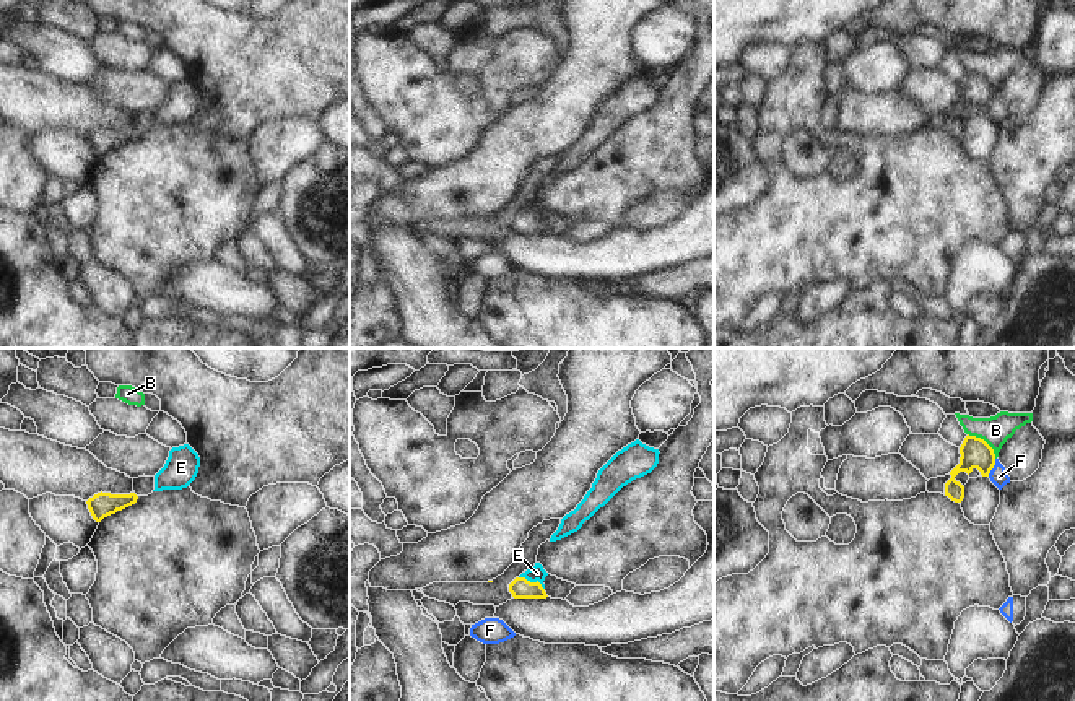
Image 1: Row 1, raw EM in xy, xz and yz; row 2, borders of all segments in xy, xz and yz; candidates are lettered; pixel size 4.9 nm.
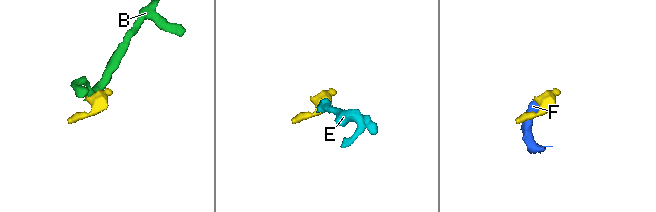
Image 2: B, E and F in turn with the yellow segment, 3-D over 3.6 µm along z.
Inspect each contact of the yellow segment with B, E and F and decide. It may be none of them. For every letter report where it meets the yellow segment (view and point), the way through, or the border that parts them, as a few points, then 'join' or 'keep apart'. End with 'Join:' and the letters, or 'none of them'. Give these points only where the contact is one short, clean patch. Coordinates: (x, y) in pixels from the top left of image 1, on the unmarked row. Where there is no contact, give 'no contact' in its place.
B: yz (984, 77) | along yz (968, 69), (981, 74), (996, 93) | keep apart
E: xz (532, 218) | across xz (519, 223), (532, 218), (537, 208) | join
F: yz (992, 103) | along yz (996, 95), (987, 111) | keep apart
Join: E

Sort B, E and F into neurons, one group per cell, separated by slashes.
B F / E

